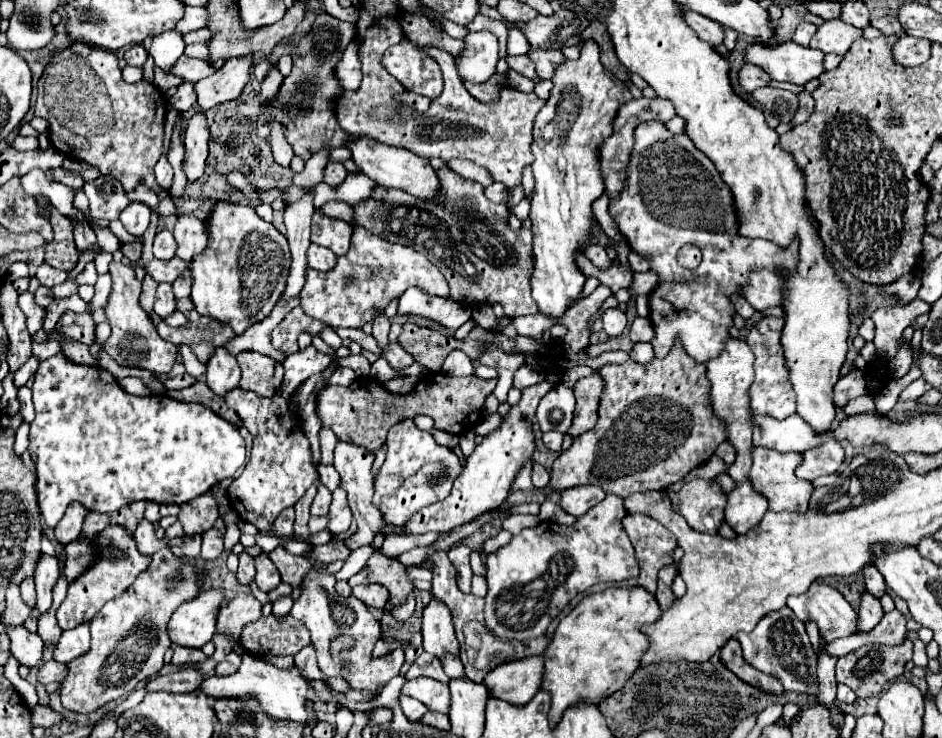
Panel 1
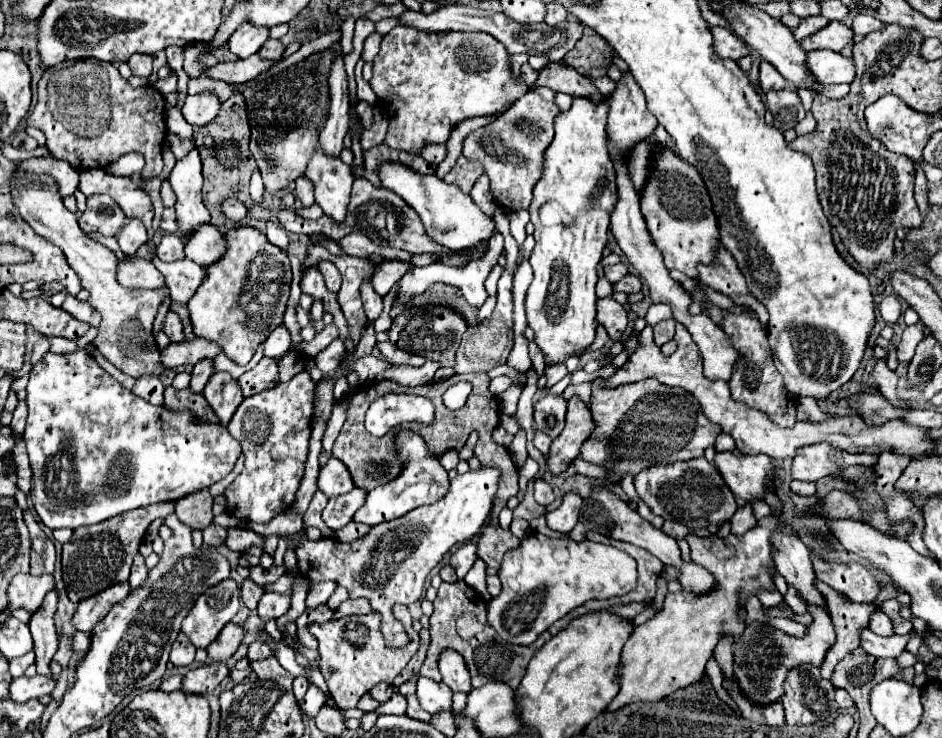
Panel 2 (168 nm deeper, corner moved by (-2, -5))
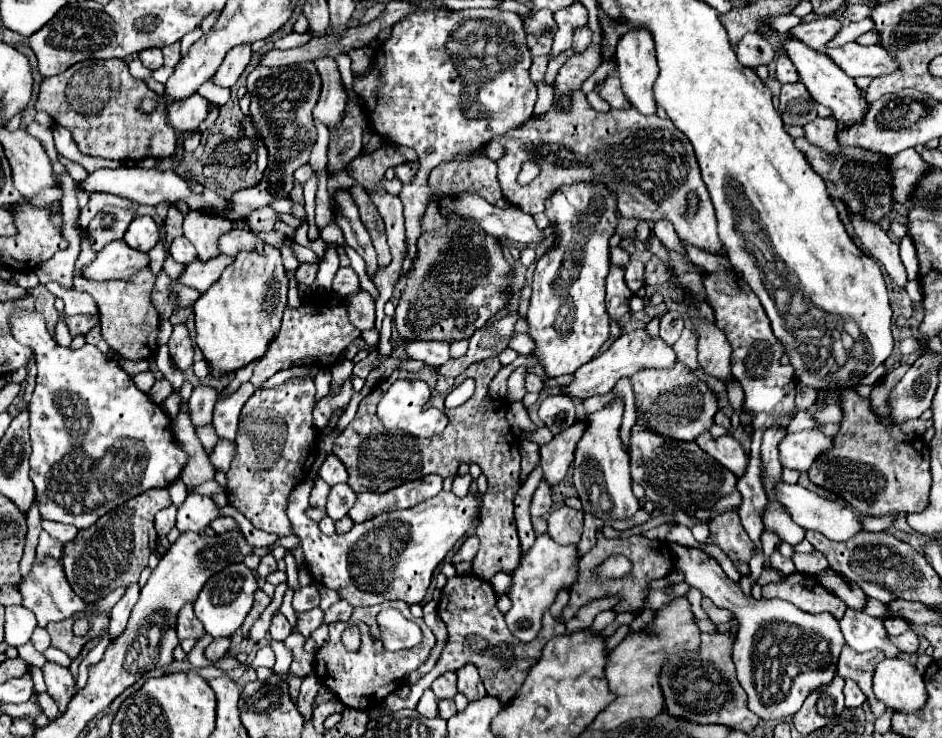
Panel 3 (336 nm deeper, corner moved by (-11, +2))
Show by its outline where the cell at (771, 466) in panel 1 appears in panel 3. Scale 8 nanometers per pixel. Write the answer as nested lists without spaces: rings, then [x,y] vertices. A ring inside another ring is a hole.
[[[702,433],[696,437],[696,445],[712,455],[718,463],[722,463],[726,469],[730,469],[734,475],[742,477],[746,469],[746,453],[744,449],[734,441],[732,435],[722,435],[722,437],[712,437],[710,433]]]

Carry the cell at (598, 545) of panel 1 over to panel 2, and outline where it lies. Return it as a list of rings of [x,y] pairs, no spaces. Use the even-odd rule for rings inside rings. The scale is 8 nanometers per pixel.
[[[531,532],[527,534],[519,548],[513,548],[503,558],[503,564],[499,568],[499,580],[503,584],[501,594],[491,598],[487,602],[487,622],[491,628],[497,630],[497,634],[511,644],[533,644],[541,632],[545,632],[553,622],[563,618],[567,612],[571,612],[575,606],[585,604],[591,598],[611,598],[611,596],[623,596],[635,590],[637,586],[637,562],[635,558],[627,556],[623,550],[617,550],[613,546],[605,546],[591,540],[553,540],[543,534]]]

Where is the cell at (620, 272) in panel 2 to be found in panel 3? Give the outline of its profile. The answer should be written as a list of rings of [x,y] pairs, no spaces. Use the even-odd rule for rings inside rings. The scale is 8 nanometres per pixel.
[[[630,261],[626,265],[626,283],[634,295],[644,285],[644,265],[640,261]]]

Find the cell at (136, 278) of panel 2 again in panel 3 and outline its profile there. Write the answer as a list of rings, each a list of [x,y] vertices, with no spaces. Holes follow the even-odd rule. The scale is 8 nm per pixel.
[[[114,241],[106,245],[98,257],[82,269],[82,277],[90,281],[108,281],[134,275],[138,269],[148,267],[150,259],[146,253],[140,253],[128,247],[124,241]]]

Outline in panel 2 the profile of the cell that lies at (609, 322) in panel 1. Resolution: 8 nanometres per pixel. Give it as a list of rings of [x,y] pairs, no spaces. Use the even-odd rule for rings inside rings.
[[[613,298],[597,300],[597,320],[605,326],[613,340],[623,340],[623,334],[627,330],[627,312],[619,302]]]

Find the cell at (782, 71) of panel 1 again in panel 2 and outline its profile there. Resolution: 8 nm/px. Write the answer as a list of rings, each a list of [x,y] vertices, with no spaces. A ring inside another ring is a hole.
[[[813,50],[807,54],[807,72],[811,72],[811,78],[821,84],[841,84],[851,82],[855,76],[853,62],[843,58],[839,52],[831,50]]]

